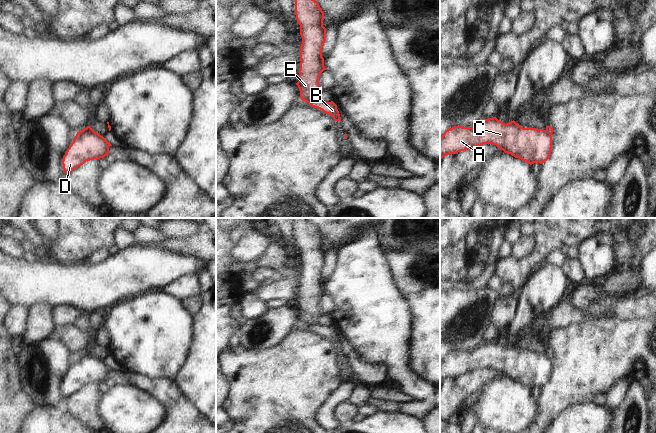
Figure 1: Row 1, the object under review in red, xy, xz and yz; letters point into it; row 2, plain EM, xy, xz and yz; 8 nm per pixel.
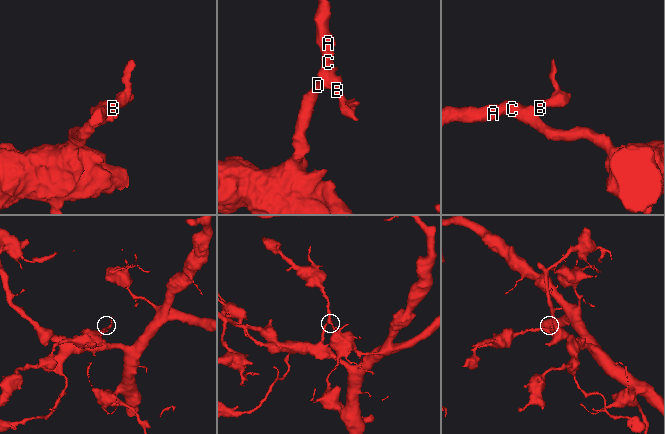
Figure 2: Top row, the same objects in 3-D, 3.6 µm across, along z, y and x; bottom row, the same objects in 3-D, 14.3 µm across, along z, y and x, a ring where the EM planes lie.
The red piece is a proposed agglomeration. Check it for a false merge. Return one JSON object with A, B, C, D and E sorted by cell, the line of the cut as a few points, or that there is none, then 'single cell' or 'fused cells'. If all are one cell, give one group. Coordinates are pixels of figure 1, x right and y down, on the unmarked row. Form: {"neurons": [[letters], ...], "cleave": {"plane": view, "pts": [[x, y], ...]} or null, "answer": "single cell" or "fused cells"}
{"neurons": [["A", "C", "D", "E"], ["B"]], "cleave": {"plane": "xz", "pts": [[315, 323], [306, 325]]}, "answer": "fused cells"}

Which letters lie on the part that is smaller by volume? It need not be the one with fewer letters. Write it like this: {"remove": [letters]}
{"remove": ["B"]}

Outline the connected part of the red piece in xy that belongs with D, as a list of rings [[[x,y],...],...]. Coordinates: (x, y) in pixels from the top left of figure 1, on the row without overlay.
[[[81,354],[77,356],[73,366],[63,380],[62,389],[65,398],[83,389],[86,385],[104,382],[112,370],[103,360]]]

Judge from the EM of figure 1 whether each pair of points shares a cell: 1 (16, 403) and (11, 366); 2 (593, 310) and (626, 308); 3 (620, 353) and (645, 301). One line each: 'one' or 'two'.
1: one
2: one
3: two

